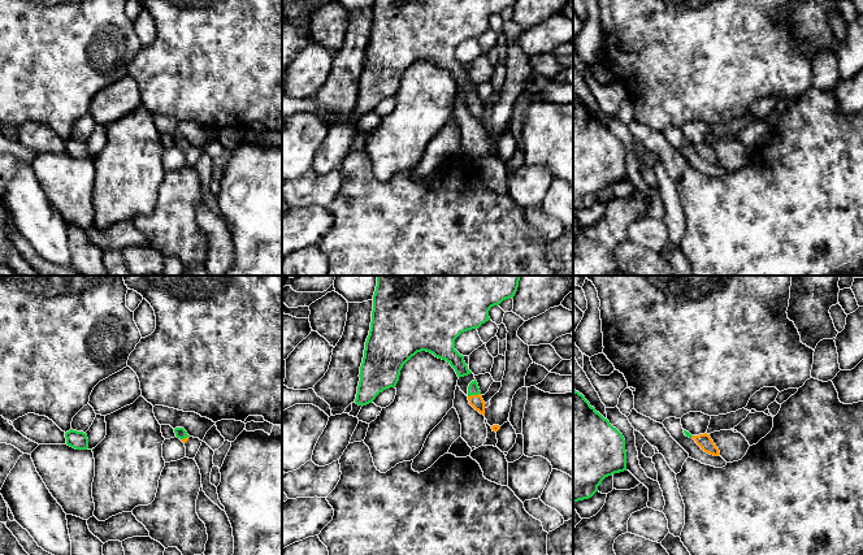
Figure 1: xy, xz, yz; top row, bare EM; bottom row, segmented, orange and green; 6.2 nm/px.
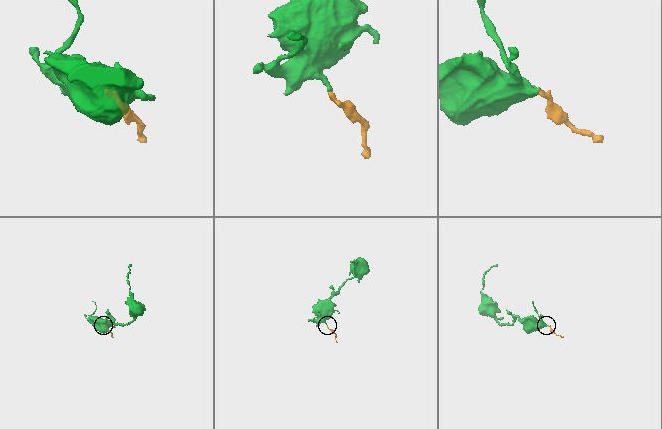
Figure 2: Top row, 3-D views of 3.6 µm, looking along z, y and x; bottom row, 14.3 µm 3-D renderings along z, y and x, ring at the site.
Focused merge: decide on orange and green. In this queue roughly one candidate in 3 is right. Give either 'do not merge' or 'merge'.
merge

